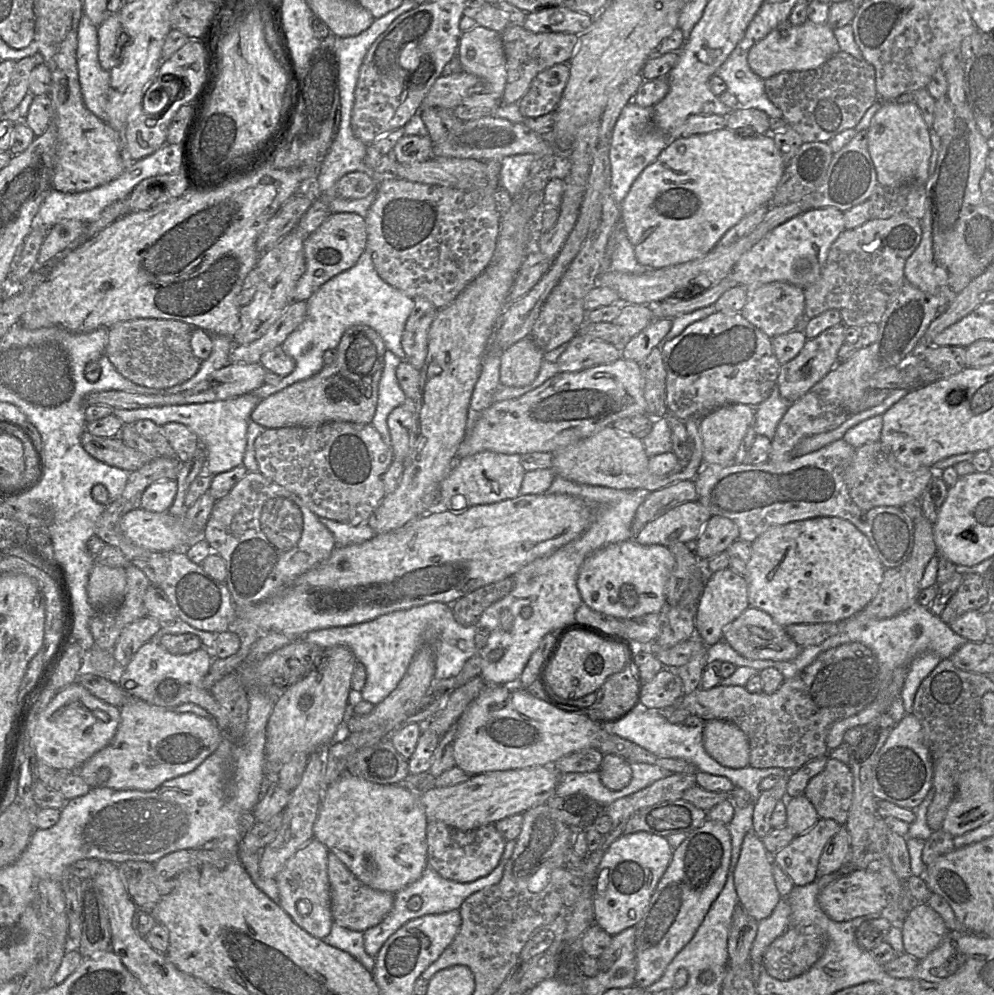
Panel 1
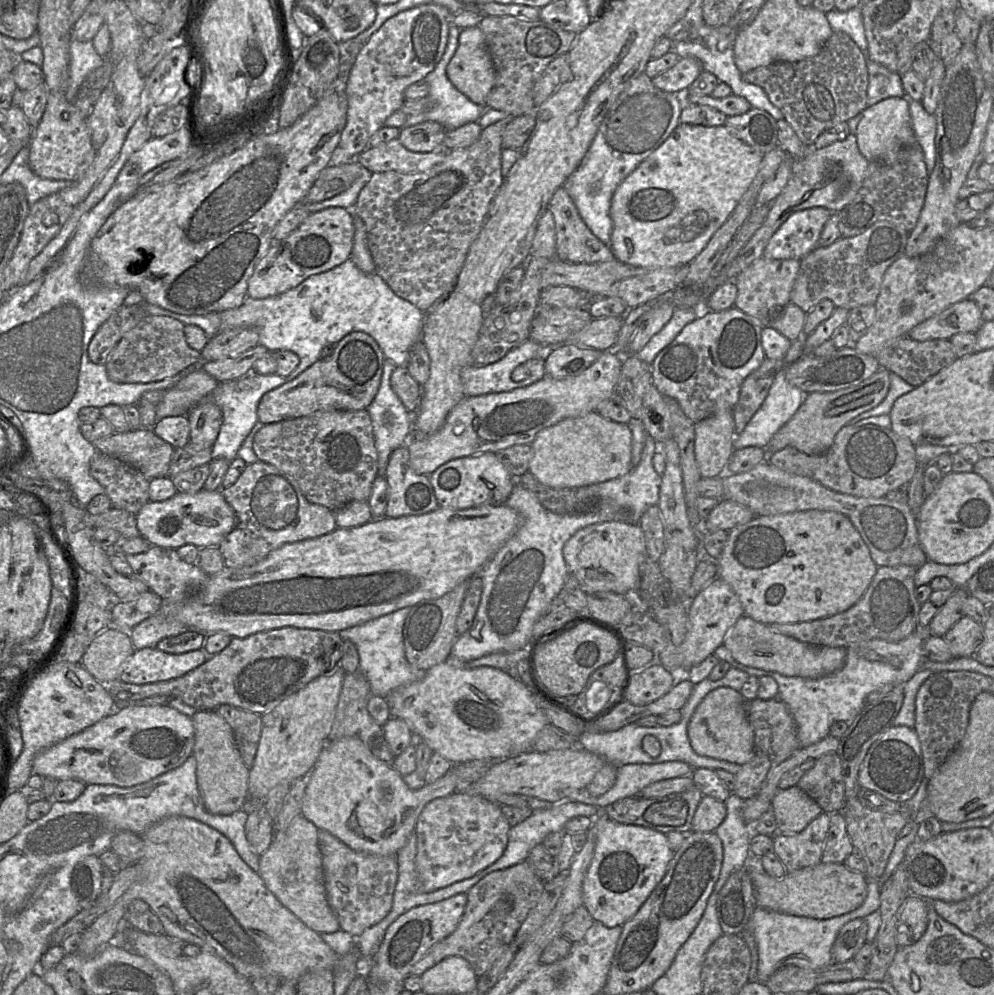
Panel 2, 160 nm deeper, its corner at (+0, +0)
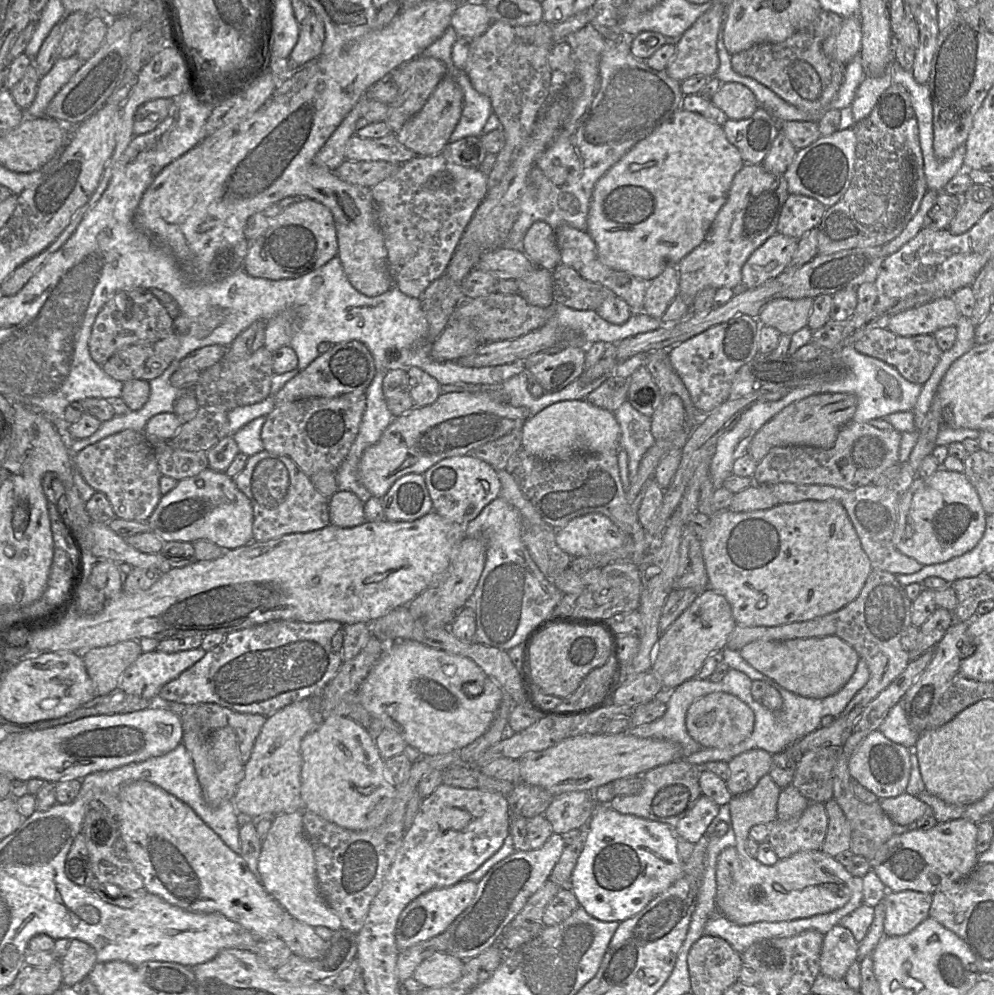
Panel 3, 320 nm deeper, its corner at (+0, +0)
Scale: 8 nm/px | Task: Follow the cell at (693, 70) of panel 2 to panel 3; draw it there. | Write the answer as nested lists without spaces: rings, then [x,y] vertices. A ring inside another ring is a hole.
[[[714,2],[680,37],[676,44],[676,53],[665,69],[669,77],[680,83],[694,76],[714,77],[719,67],[717,54],[717,36],[725,8],[721,3]]]

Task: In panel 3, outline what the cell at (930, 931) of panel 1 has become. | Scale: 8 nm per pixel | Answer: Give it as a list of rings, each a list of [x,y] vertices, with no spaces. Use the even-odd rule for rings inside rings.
[[[905,890],[887,891],[884,919],[885,936],[903,936],[910,933],[929,916],[932,894]]]

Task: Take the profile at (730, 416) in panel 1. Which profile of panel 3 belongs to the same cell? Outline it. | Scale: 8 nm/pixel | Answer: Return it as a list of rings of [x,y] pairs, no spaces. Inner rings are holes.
[[[709,476],[706,477],[701,485],[698,511],[709,516],[710,529],[701,540],[702,552],[708,576],[708,587],[722,594],[727,599],[737,625],[746,627],[773,627],[807,621],[836,612],[852,602],[859,595],[872,571],[872,567],[845,508],[838,501],[803,500],[797,503],[780,503],[769,509],[750,512],[733,512],[729,509],[716,511],[712,506],[712,497],[715,489],[712,479]]]

